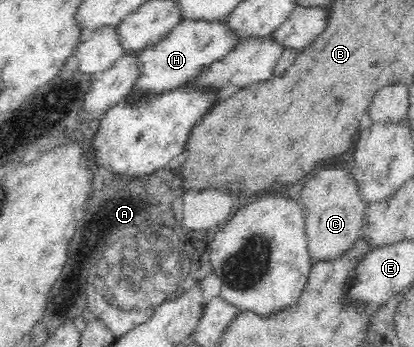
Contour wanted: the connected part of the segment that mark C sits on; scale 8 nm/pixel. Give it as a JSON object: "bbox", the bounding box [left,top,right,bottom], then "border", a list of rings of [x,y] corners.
{"bbox":[301,165,367,262],"border":[[[335,165],[321,170],[301,190],[304,233],[310,262],[333,262],[341,258],[361,238],[362,216],[367,204],[360,199],[346,166]]]}

